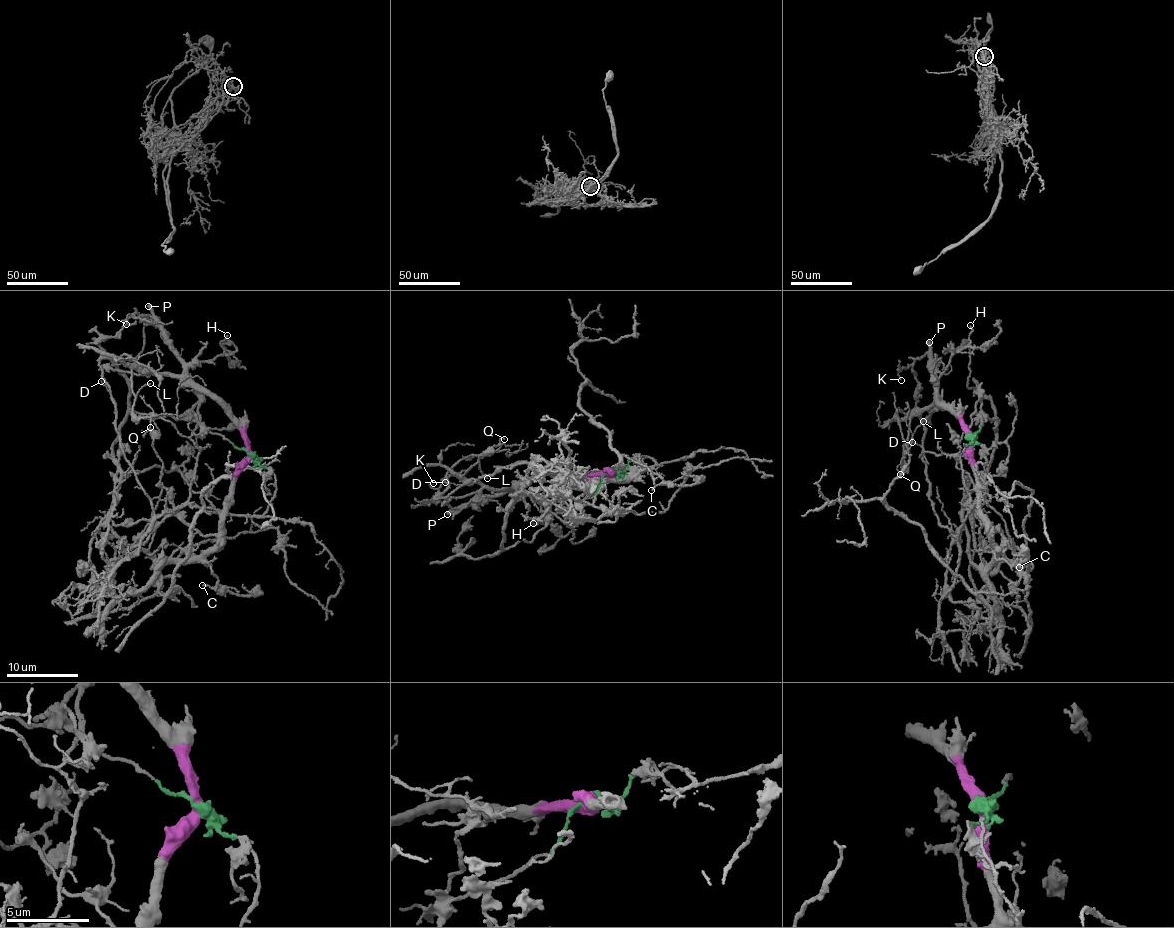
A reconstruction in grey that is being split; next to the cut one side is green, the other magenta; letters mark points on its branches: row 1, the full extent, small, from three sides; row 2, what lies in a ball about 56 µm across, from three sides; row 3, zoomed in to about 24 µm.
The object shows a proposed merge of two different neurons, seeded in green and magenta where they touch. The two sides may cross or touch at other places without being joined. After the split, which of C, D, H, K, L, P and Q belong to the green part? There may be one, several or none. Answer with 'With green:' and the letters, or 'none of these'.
With green: none of these

